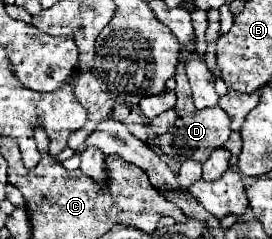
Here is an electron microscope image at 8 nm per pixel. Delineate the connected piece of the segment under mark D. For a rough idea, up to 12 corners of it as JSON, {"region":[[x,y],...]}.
{"region":[[181,45],[175,71],[175,127],[161,151],[177,163],[205,163],[229,139],[229,115],[193,105]]}

